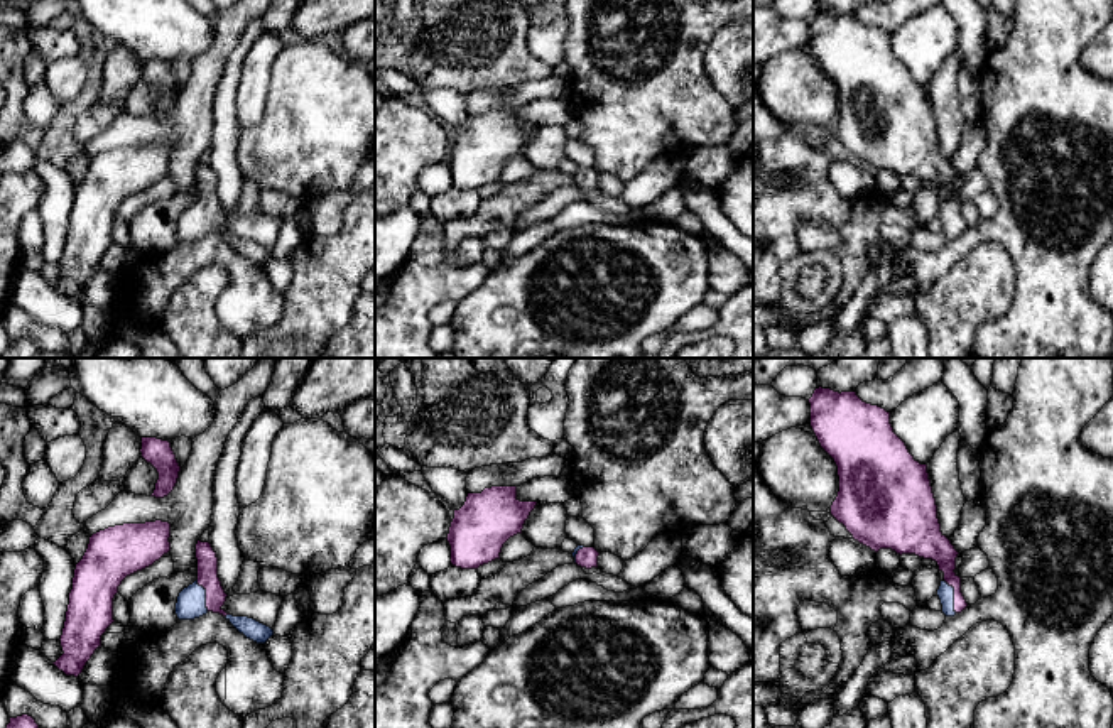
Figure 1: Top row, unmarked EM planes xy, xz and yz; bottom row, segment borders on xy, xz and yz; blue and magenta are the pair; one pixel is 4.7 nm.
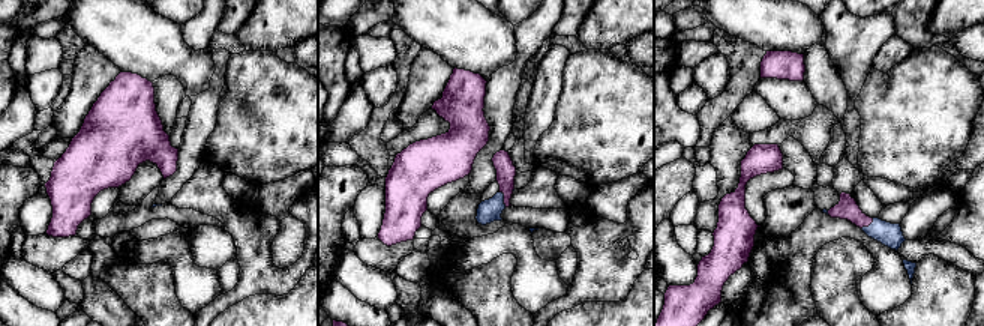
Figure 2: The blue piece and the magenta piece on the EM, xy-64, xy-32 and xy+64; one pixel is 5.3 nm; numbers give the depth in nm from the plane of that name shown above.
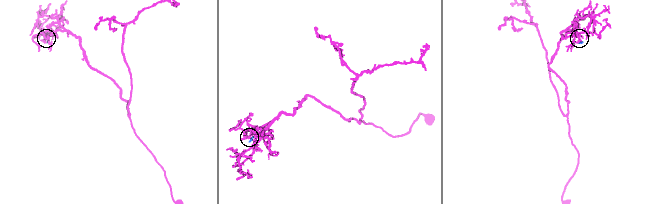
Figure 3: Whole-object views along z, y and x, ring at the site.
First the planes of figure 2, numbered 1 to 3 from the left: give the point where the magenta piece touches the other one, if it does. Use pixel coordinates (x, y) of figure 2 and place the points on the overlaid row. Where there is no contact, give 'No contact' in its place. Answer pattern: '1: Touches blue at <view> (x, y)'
1: No contact
2: Touches blue at xy-32 (503, 199)
3: Touches blue at xy+64 (869, 226)

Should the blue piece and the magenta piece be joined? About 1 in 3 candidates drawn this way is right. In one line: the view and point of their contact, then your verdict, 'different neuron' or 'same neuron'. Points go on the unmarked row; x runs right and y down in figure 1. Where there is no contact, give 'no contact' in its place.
yz (953, 218) | same neuron

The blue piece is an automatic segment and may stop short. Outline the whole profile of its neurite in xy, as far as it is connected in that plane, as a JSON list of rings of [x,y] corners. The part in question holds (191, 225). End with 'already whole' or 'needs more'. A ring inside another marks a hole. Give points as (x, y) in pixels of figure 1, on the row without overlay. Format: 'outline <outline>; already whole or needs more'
outline [[[198,162],[198,201],[184,209],[176,225],[176,236],[179,242],[194,242],[208,233],[223,236],[240,255],[247,260],[265,265],[274,252],[248,238],[233,238],[221,228],[226,223],[226,215],[218,199],[218,179],[209,164]]]; needs more

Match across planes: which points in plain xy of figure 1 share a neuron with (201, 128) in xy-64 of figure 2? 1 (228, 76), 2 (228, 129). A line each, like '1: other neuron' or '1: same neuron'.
1: other neuron
2: other neuron

